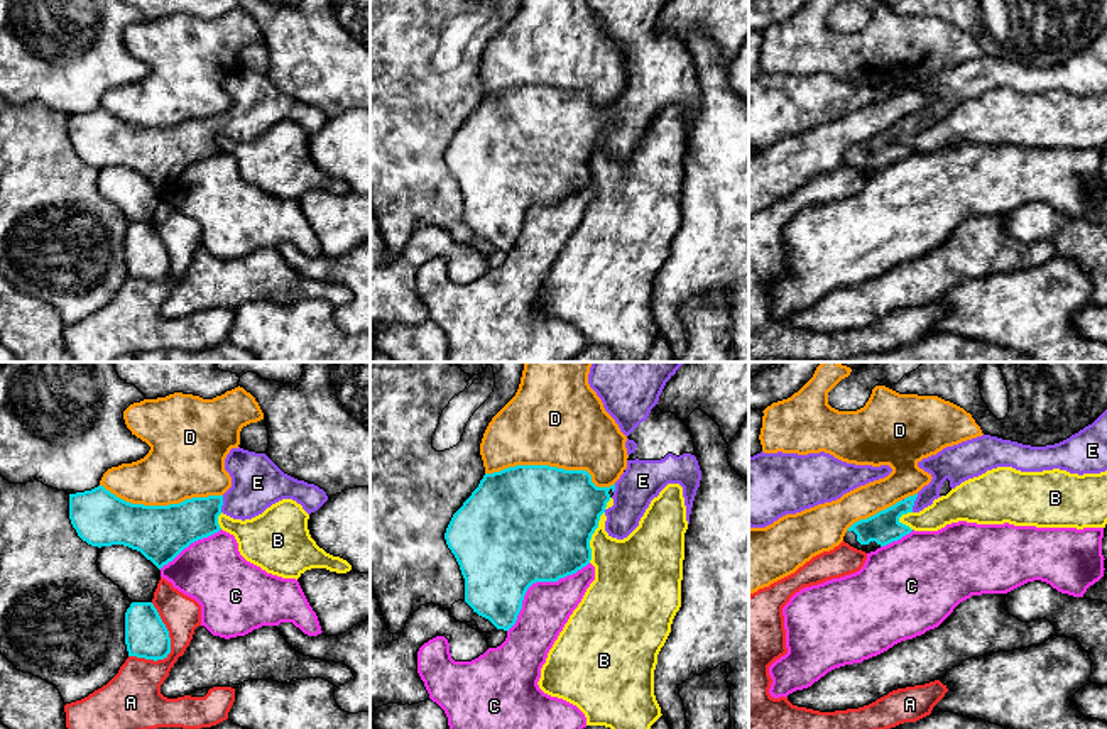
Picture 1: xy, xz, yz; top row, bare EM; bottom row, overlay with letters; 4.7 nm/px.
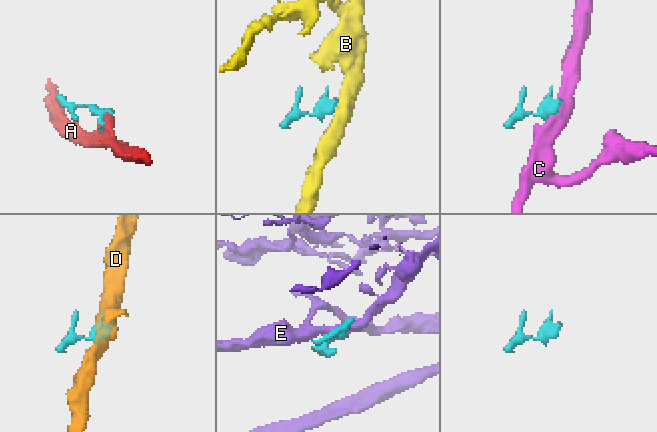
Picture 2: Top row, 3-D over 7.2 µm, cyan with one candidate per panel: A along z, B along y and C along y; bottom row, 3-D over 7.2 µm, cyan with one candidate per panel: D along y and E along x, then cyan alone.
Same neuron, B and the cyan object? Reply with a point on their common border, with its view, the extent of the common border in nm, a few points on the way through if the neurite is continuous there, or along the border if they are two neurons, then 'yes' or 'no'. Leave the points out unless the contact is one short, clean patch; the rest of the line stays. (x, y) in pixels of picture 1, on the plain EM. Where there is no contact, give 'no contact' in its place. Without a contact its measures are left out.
contact xz (590, 158); length 260 nm; no

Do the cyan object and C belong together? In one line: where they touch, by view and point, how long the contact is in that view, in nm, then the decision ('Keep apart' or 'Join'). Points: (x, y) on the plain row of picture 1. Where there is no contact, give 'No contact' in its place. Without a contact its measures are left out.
Touches cyan at xz (536, 202). Shared border 500 nm. Keep apart

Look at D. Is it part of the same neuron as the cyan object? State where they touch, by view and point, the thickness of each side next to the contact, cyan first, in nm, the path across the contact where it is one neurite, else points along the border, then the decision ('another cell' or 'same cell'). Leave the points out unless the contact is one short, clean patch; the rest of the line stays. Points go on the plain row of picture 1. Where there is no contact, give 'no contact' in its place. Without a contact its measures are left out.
xz (551, 88) | 500/420 nm | another cell

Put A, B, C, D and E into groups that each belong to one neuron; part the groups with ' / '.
A / B / C / D / E

